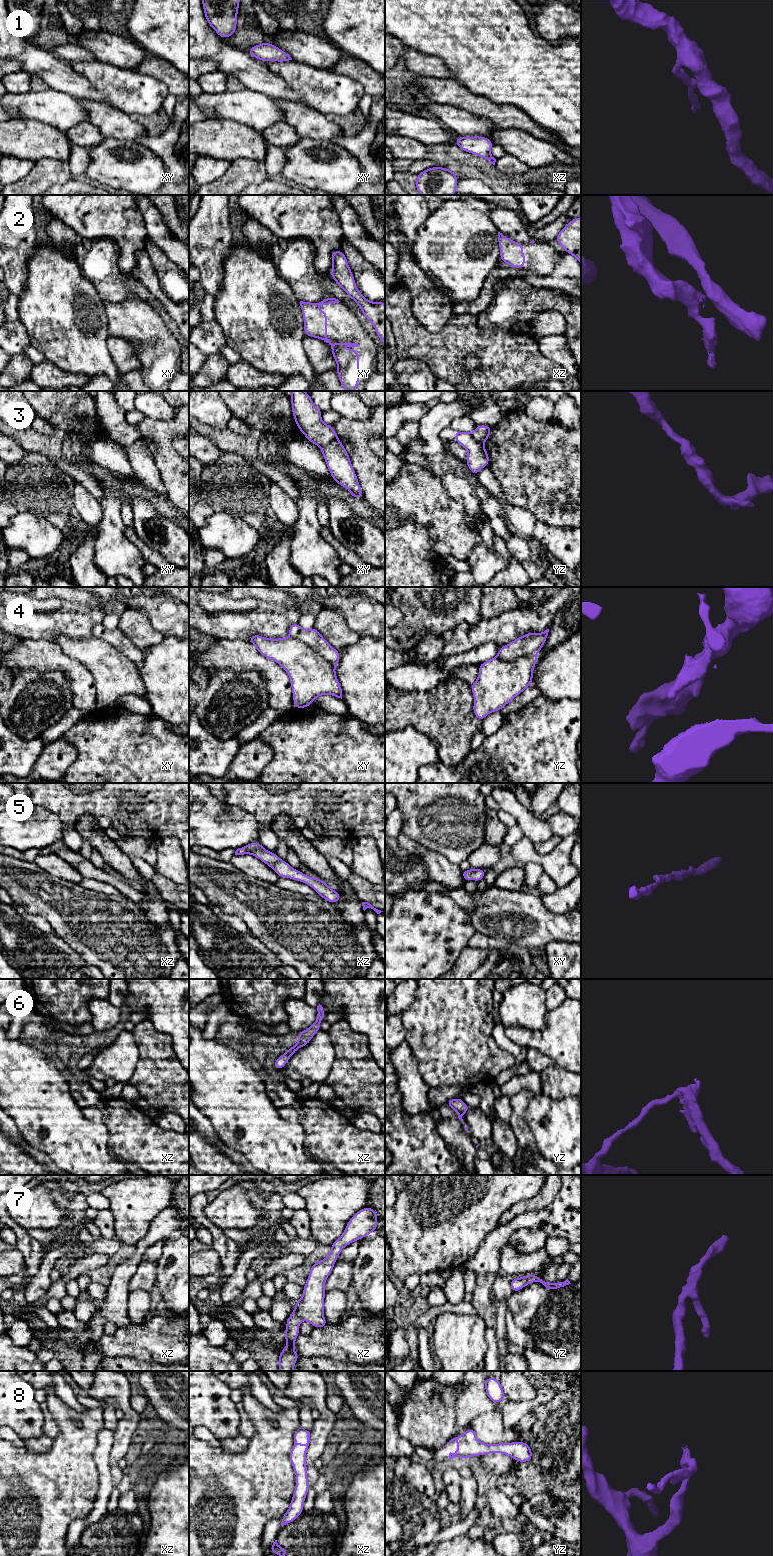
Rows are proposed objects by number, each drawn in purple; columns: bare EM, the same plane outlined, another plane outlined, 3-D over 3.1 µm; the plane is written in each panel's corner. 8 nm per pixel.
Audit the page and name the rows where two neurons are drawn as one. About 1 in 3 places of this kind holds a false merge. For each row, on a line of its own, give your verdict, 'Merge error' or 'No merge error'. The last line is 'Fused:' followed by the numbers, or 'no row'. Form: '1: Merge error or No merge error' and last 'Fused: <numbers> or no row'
1: No merge error
2: No merge error
3: Merge error
4: Merge error
5: No merge error
6: No merge error
7: No merge error
8: No merge error
Fused: 3, 4

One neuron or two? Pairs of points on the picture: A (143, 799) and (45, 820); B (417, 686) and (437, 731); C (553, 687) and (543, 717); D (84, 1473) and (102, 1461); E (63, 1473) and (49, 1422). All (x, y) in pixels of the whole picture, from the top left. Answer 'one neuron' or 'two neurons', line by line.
A: two neurons
B: two neurons
C: two neurons
D: two neurons
E: two neurons

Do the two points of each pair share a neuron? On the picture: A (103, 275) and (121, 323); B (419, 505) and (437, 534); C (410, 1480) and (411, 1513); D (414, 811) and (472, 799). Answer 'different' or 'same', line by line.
A: different
B: same
C: same
D: same

